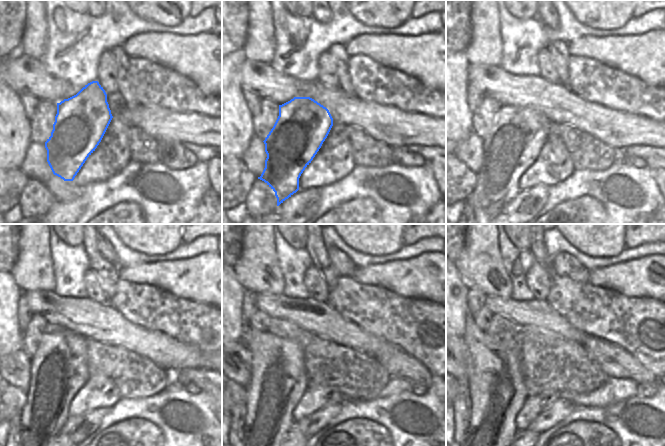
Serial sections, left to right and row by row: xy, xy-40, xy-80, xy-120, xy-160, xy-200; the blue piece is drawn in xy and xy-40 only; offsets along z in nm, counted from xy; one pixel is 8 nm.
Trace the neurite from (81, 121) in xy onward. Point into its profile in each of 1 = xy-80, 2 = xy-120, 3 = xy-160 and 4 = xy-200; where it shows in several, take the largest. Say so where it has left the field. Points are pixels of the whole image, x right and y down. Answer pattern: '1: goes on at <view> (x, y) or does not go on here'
1: goes on at xy-80 (517, 135)
2: goes on at xy-120 (59, 370)
3: goes on at xy-160 (278, 381)
4: goes on at xy-200 (497, 391)

